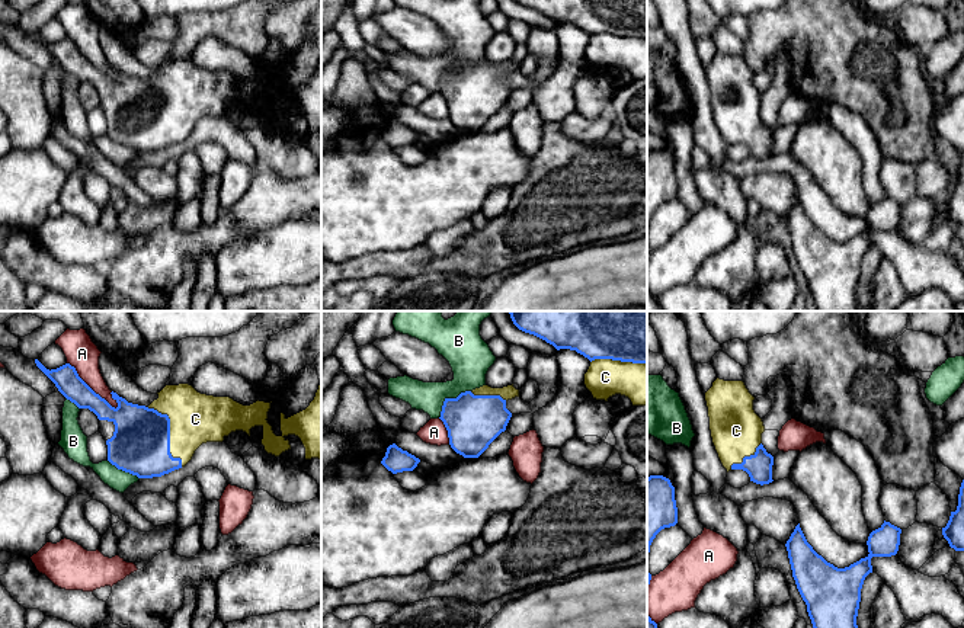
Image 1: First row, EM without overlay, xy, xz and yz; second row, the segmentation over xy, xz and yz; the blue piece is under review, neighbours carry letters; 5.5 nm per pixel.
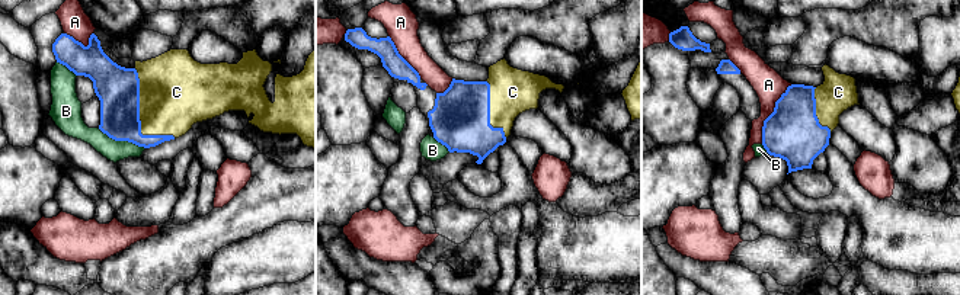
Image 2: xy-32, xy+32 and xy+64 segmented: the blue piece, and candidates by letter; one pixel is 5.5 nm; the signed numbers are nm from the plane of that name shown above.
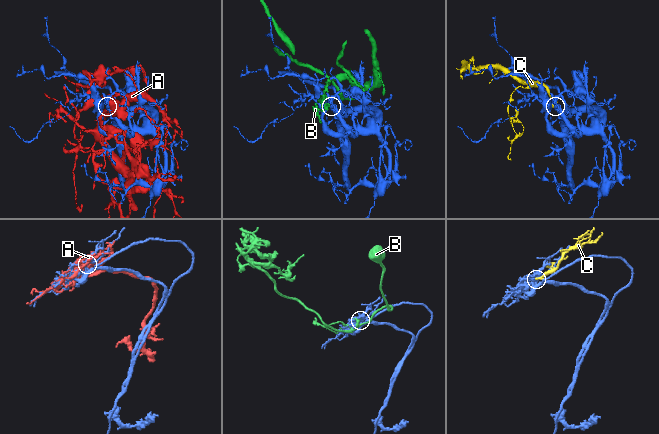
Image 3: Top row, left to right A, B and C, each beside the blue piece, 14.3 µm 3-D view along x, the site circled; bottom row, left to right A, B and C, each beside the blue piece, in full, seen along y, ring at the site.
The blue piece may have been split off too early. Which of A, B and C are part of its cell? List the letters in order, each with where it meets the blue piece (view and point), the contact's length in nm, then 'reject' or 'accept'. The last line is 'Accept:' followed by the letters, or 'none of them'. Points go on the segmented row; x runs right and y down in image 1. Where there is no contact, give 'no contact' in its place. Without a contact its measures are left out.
A: xy (90, 388) | 380 nm | reject
B: xz (448, 399) | 240 nm | reject
C: xy (169, 433) | 380 nm | accept
Accept: C

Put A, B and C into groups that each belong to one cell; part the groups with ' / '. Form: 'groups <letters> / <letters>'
groups A / B / C

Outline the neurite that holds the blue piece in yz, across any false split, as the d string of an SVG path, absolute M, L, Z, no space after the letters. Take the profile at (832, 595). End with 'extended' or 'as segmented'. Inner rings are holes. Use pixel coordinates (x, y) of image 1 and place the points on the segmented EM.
M885 522L868 536L868 555L838 568L807 542L800 523L785 547L797 589L807 605L813 628L858 628L861 589L872 573L872 557L896 555L901 529Z | as segmented

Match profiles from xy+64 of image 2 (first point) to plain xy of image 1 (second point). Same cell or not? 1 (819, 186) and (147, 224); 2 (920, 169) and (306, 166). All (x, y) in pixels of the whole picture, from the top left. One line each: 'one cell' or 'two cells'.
1: two cells
2: one cell

